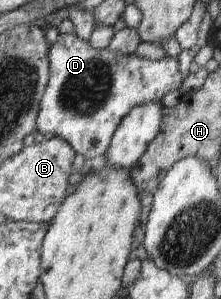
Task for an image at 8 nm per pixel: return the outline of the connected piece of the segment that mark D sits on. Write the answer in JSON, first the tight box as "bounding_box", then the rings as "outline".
{"bounding_box":[36,34,183,160],"outline":[[[59,34],[55,44],[49,50],[50,78],[45,94],[39,105],[36,128],[44,134],[53,134],[69,143],[76,154],[87,160],[105,155],[111,139],[123,118],[141,104],[160,102],[170,91],[181,87],[183,76],[179,70],[179,58],[165,57],[163,60],[151,61],[135,53],[129,56],[113,54],[111,50],[95,50],[90,42],[83,42],[75,34]]]}

